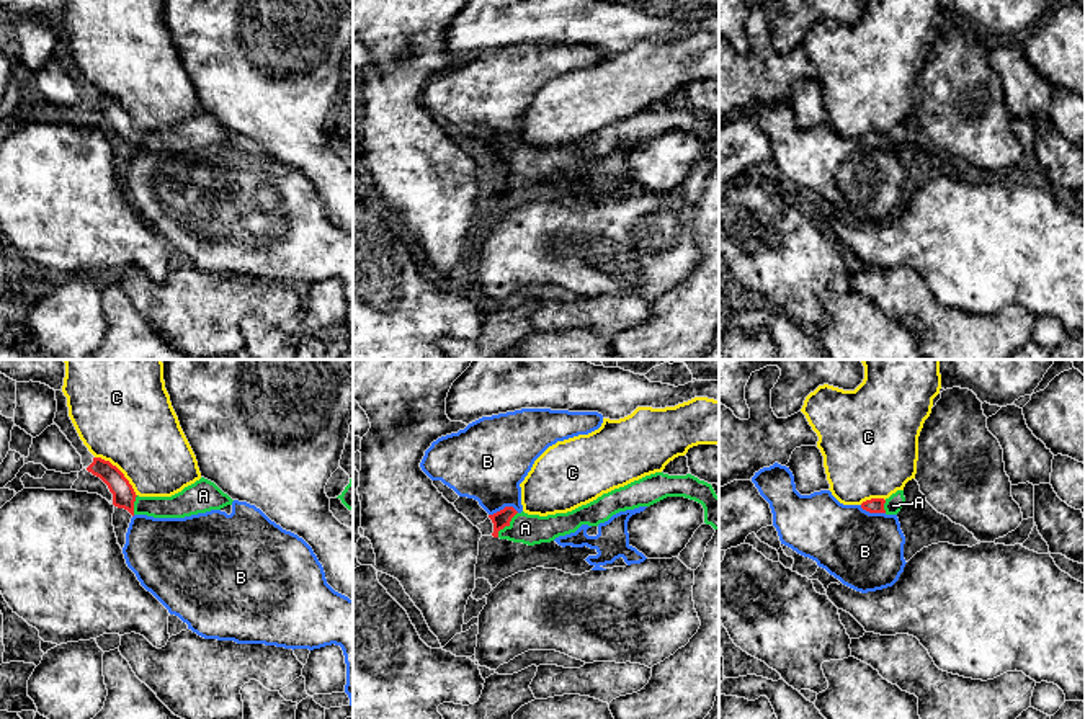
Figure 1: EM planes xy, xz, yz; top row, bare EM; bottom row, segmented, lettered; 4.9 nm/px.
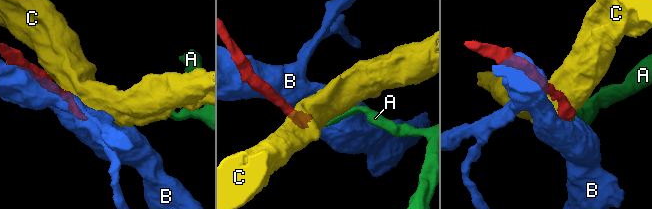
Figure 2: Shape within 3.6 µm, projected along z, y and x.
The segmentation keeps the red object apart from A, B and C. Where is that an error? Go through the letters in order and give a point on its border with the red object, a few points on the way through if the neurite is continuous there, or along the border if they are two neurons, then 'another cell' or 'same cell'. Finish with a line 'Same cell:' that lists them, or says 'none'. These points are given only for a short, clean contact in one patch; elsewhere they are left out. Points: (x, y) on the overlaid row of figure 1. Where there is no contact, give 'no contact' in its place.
A: contact xz (507, 525); way xz (502, 518), (507, 525), (525, 528); same cell
B: contact xz (505, 507); another cell
C: contact xy (120, 471); another cell
Same cell: A

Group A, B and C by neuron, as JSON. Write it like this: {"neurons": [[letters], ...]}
{"neurons": [["A"], ["B"], ["C"]]}

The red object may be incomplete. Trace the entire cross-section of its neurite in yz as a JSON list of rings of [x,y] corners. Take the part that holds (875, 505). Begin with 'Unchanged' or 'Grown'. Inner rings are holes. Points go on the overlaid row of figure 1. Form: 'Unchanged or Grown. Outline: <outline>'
Grown. Outline: [[[897,490],[889,498],[871,498],[861,503],[861,508],[869,513],[897,515],[905,503],[904,490]]]

